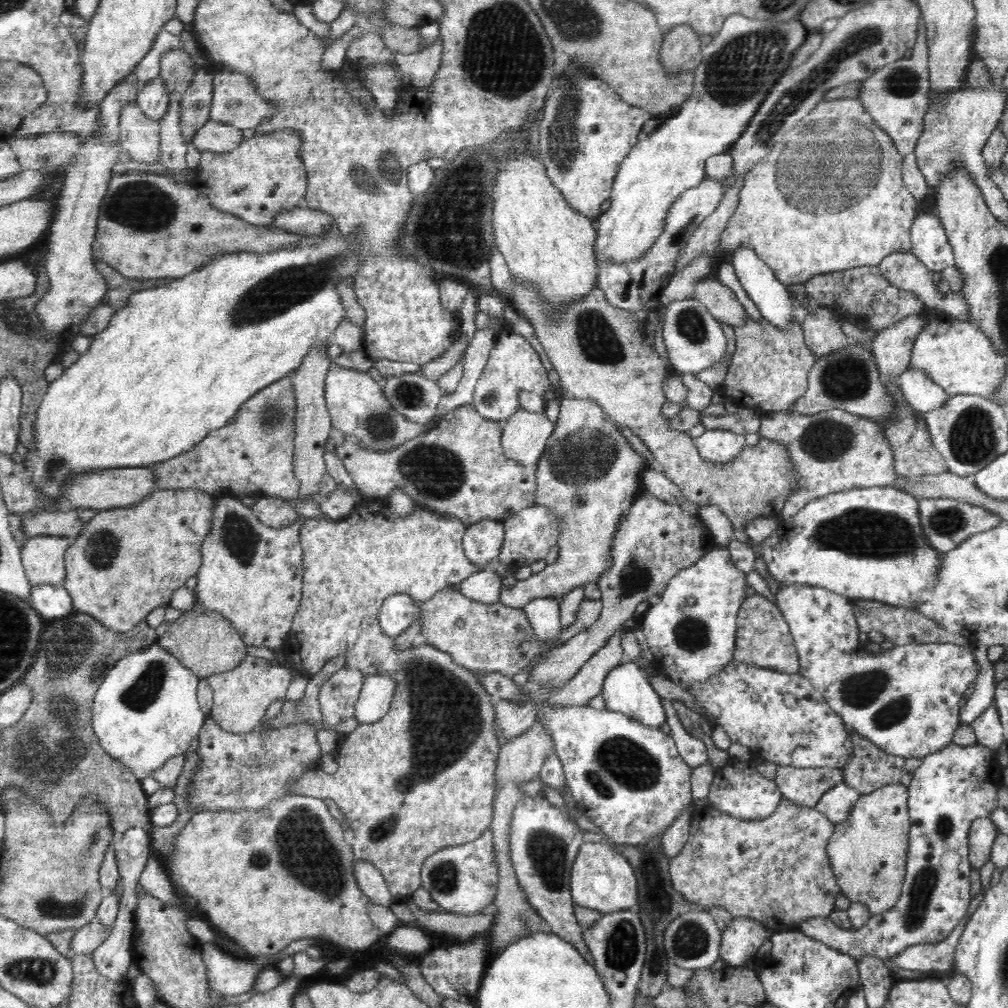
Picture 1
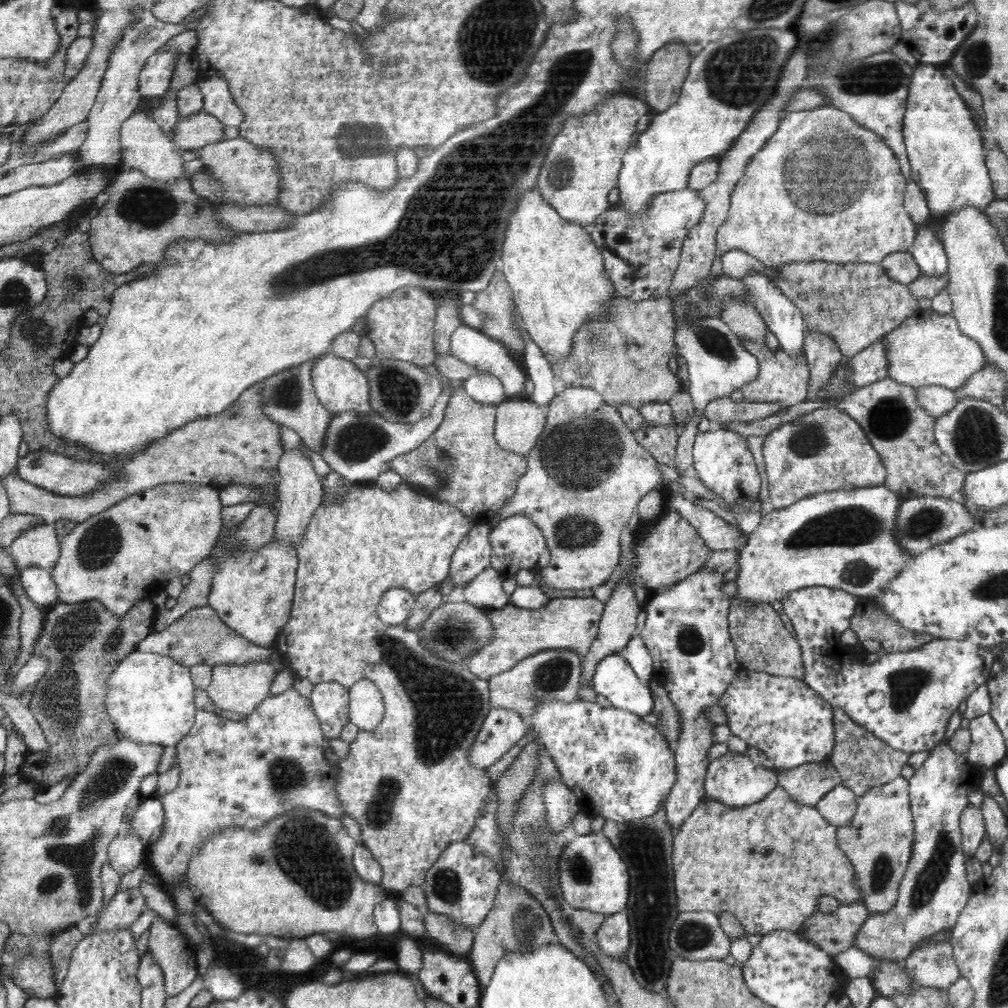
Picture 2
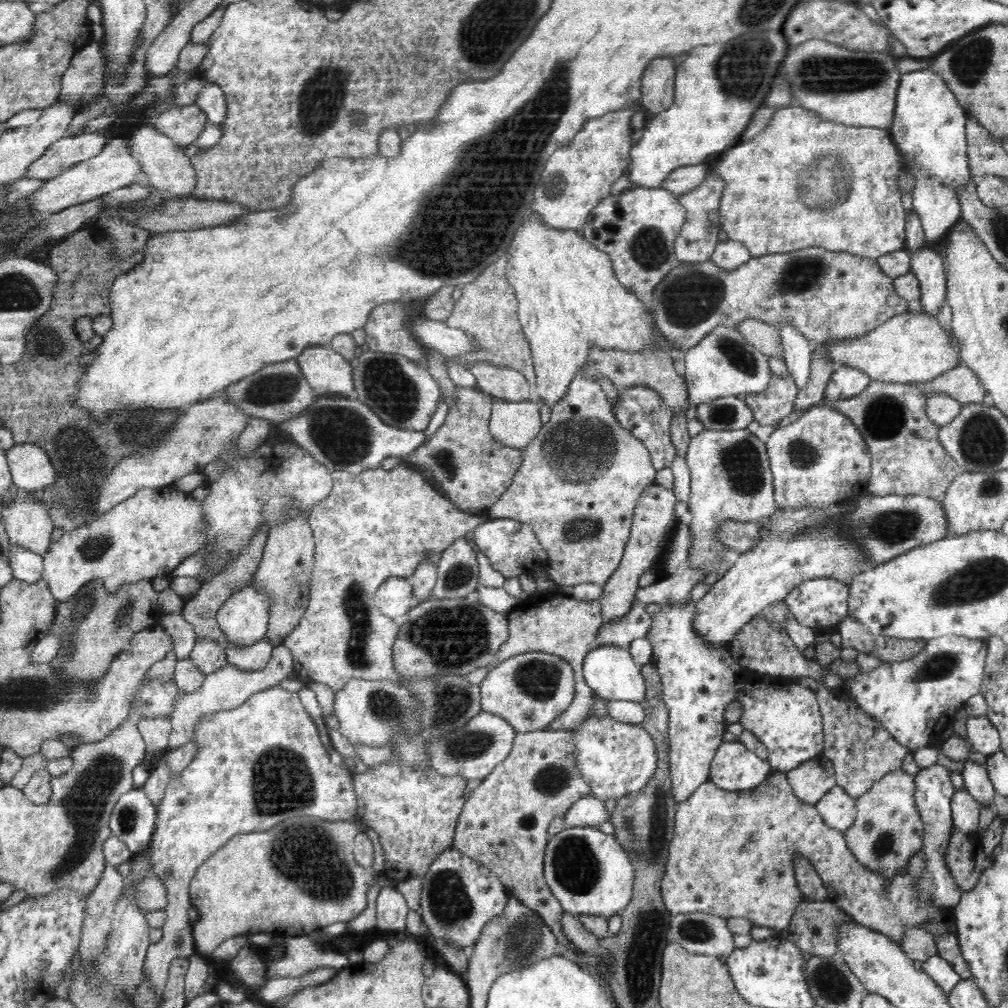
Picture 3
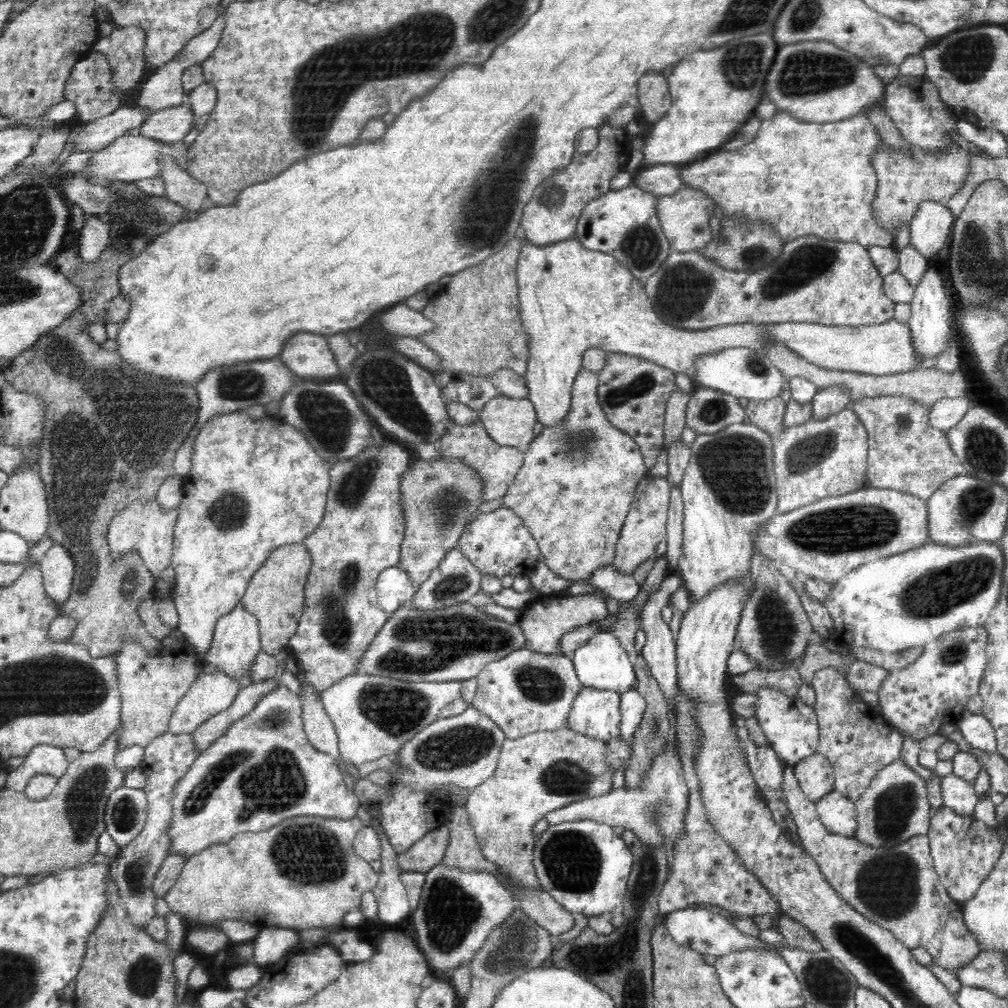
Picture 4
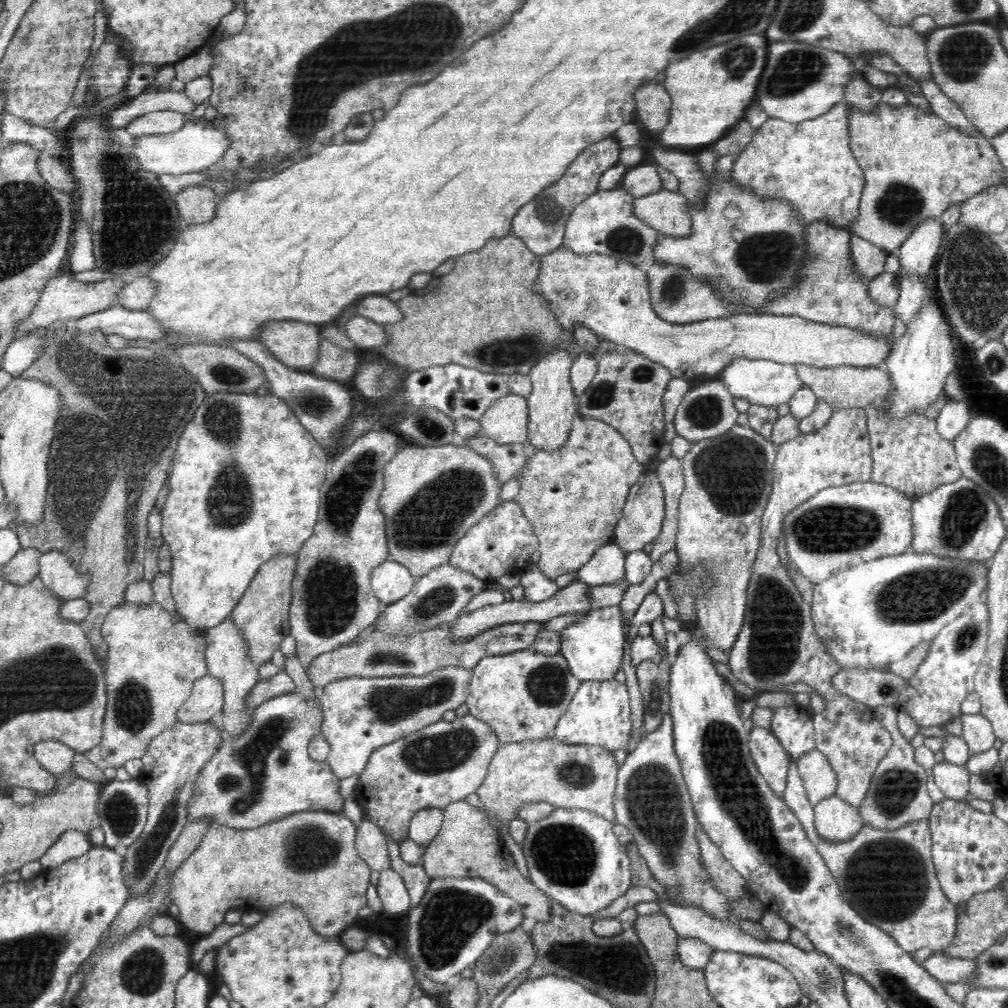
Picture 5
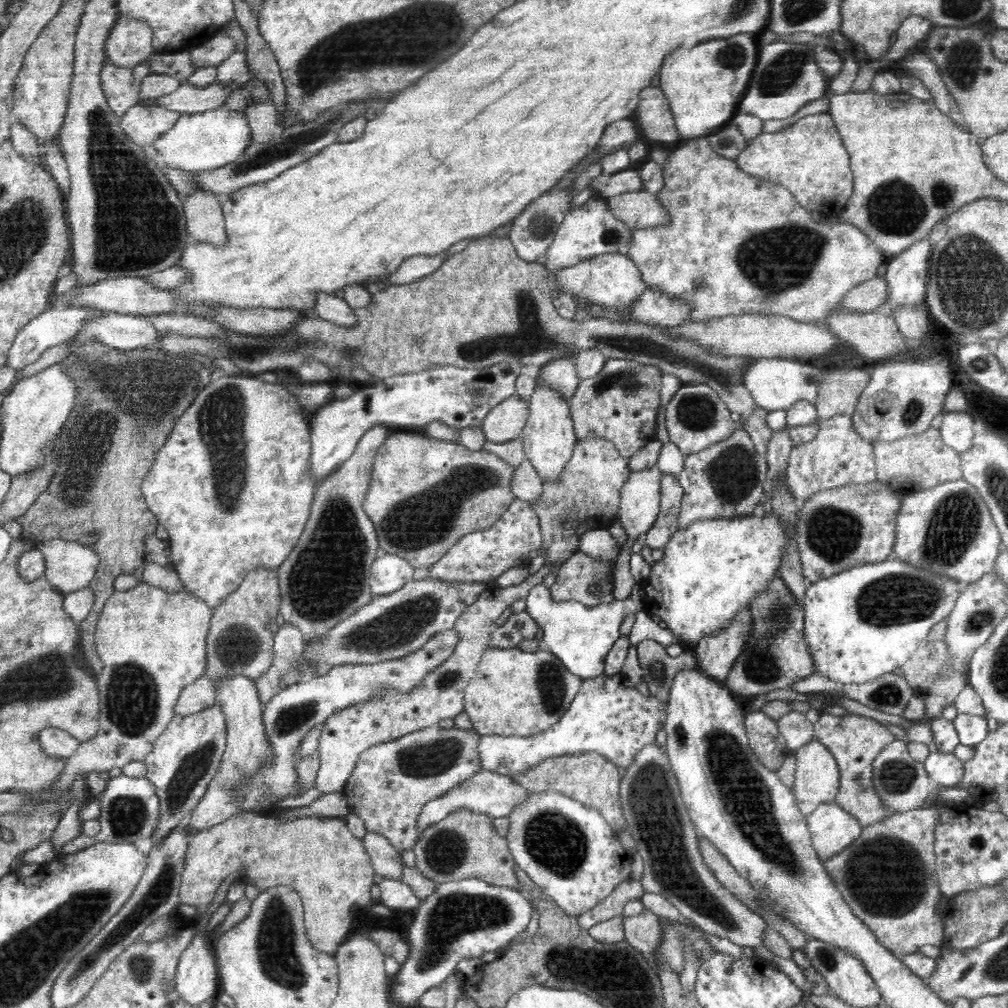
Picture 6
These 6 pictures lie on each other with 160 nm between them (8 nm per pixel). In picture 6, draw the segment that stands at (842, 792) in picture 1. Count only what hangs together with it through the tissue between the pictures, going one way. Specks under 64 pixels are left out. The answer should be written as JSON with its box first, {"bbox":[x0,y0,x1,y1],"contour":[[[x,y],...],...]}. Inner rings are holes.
{"bbox":[806,801,864,862],"contour":[[[835,801],[820,804],[806,820],[812,846],[822,862],[850,846],[864,828],[857,818]]]}

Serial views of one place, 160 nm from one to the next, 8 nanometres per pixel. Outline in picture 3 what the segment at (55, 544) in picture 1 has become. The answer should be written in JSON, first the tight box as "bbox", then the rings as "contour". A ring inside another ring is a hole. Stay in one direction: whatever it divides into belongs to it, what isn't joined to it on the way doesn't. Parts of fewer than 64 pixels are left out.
{"bbox":[1,492,55,556],"contour":[[[20,492],[14,502],[3,505],[1,521],[10,544],[43,556],[51,547],[50,537],[55,527],[39,494]]]}

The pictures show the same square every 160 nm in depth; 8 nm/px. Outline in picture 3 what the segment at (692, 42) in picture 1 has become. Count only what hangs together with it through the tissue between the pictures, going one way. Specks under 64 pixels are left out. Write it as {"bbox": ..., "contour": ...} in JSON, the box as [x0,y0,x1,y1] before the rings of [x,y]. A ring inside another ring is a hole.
{"bbox":[641,57,676,115],"contour":[[[672,57],[652,59],[641,76],[641,106],[655,115],[668,110],[675,101],[676,71]]]}

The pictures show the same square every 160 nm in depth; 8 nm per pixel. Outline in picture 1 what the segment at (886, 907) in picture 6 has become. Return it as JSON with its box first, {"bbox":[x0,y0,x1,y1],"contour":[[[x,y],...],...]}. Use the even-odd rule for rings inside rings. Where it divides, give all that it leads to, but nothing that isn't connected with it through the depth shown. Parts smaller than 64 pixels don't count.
{"bbox":[669,798,842,933],"contour":[[[782,798],[777,809],[770,817],[760,821],[745,821],[718,810],[714,805],[708,804],[694,810],[691,816],[690,836],[687,843],[683,846],[678,856],[669,861],[672,885],[676,889],[676,892],[679,892],[688,902],[693,903],[697,907],[697,910],[720,907],[733,914],[733,918],[755,919],[756,922],[763,923],[766,927],[771,927],[776,933],[796,931],[797,927],[800,926],[800,922],[804,922],[808,918],[828,917],[831,910],[835,907],[834,902],[836,902],[836,898],[842,893],[840,885],[836,882],[836,875],[832,872],[832,863],[828,860],[828,853],[826,853],[826,846],[834,832],[835,825],[825,814],[816,810],[815,807],[798,806],[786,798]]]}

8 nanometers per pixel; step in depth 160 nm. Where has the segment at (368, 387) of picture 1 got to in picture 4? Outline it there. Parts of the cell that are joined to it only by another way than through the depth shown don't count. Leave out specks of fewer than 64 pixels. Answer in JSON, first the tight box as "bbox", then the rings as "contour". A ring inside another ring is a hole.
{"bbox":[278,333,345,380],"contour":[[[296,333],[283,346],[278,358],[303,380],[335,380],[345,374],[335,363],[327,337],[316,333]]]}

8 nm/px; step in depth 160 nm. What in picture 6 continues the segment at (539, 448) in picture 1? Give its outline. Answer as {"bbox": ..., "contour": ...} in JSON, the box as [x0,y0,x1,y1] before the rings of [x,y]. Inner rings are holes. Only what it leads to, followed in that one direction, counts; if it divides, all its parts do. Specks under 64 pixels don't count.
{"bbox":[481,395,529,443],"contour":[[[512,395],[492,408],[481,426],[487,440],[501,443],[520,437],[528,420],[528,404],[529,401]]]}

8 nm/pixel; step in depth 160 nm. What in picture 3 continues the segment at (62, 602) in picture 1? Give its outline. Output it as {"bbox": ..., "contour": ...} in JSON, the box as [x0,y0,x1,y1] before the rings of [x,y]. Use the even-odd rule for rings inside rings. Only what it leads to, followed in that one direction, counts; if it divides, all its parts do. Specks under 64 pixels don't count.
{"bbox":[8,544,43,584],"contour":[[[10,544],[8,552],[9,563],[13,568],[14,578],[28,584],[34,584],[43,576],[43,556],[22,547]]]}

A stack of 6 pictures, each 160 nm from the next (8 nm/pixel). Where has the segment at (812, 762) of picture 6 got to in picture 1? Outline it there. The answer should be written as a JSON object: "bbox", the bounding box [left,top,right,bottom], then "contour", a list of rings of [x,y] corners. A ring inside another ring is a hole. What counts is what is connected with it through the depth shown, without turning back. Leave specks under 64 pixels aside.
{"bbox":[775,766,843,807],"contour":[[[778,766],[775,778],[783,798],[798,806],[815,807],[822,795],[836,784],[843,782],[842,769],[819,769]]]}

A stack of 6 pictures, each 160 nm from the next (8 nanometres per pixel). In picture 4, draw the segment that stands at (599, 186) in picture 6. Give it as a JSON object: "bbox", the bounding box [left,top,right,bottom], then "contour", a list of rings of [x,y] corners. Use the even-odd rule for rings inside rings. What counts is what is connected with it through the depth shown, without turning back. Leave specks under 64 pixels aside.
{"bbox":[632,164,685,197],"contour":[[[675,164],[652,165],[650,169],[634,171],[632,184],[659,197],[668,196],[685,186],[679,177],[680,169],[681,165]]]}

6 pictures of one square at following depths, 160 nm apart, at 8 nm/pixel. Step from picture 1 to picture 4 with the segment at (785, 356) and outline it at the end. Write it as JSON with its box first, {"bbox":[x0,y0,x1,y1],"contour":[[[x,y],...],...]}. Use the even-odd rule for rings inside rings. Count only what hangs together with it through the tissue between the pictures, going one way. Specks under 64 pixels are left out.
{"bbox":[745,396,787,435],"contour":[[[774,396],[766,401],[750,399],[745,408],[745,414],[752,424],[770,435],[782,429],[786,409],[787,405],[782,397]]]}

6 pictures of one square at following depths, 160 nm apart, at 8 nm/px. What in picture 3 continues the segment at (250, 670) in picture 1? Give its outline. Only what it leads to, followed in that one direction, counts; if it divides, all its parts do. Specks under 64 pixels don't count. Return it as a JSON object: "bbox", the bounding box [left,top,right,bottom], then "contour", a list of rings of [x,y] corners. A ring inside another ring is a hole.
{"bbox":[169,644,293,748],"contour":[[[283,644],[278,645],[271,654],[268,664],[260,670],[248,671],[240,670],[236,666],[228,666],[220,668],[216,672],[207,674],[203,680],[202,686],[193,693],[184,693],[184,696],[175,706],[170,719],[171,734],[169,740],[170,748],[178,748],[184,746],[187,742],[193,740],[192,726],[197,722],[198,718],[202,718],[204,714],[214,714],[223,710],[232,710],[237,706],[243,705],[253,694],[266,690],[270,687],[278,686],[281,680],[286,679],[290,672],[293,672],[293,656],[290,649]]]}

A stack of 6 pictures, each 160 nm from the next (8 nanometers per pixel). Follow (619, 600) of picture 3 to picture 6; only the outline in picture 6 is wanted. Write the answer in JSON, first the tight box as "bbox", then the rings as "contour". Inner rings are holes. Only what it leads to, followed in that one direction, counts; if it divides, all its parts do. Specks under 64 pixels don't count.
{"bbox":[617,466,664,540],"contour":[[[657,466],[633,472],[620,490],[617,519],[626,535],[636,540],[656,524],[661,502],[661,481],[664,475]]]}

